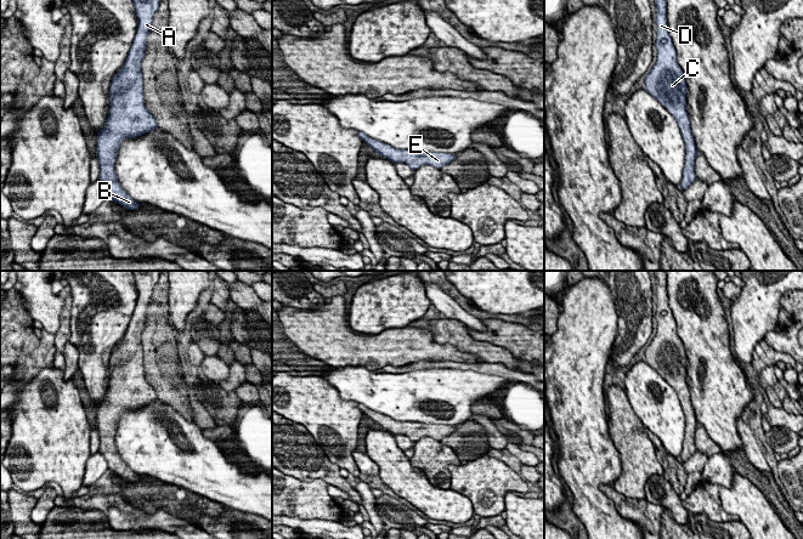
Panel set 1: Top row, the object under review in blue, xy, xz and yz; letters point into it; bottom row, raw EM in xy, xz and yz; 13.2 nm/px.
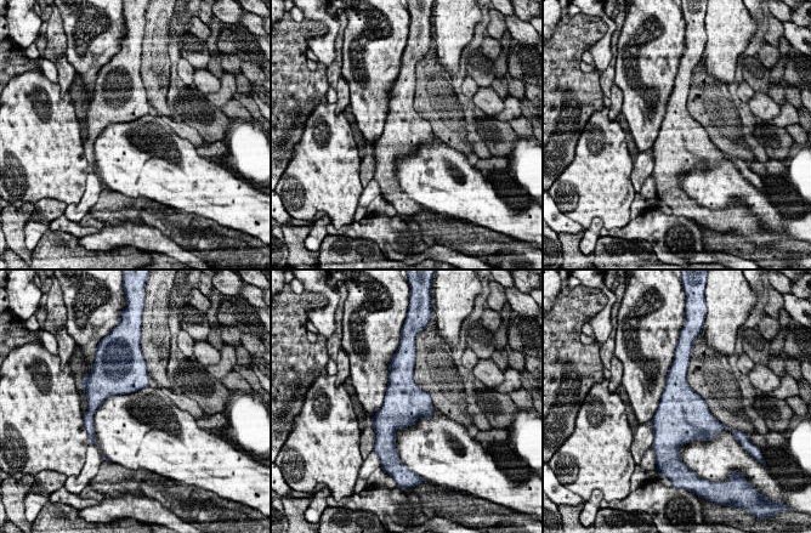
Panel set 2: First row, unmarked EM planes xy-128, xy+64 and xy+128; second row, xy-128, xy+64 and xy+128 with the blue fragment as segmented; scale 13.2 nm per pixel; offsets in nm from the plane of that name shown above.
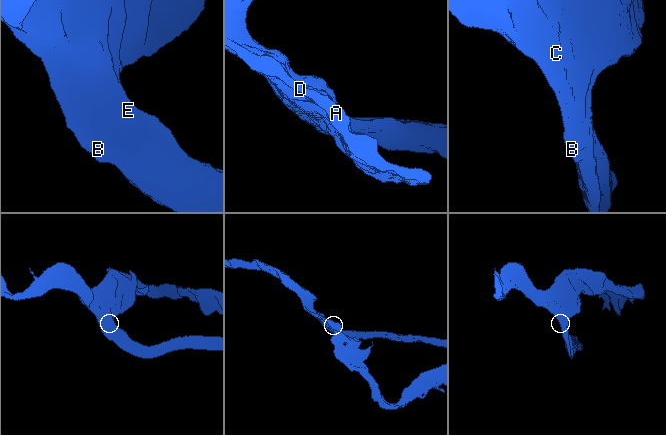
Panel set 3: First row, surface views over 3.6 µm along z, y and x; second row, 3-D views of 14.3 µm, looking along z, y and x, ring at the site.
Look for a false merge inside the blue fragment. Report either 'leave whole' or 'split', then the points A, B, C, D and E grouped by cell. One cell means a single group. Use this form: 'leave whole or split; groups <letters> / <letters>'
leave whole; groups A B C D E

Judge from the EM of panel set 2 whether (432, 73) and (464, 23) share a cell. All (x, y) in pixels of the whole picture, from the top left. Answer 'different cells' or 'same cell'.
different cells

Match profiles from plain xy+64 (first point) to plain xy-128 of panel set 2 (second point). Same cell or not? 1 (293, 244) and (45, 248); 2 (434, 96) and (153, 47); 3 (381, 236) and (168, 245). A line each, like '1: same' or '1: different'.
1: different
2: same
3: different

